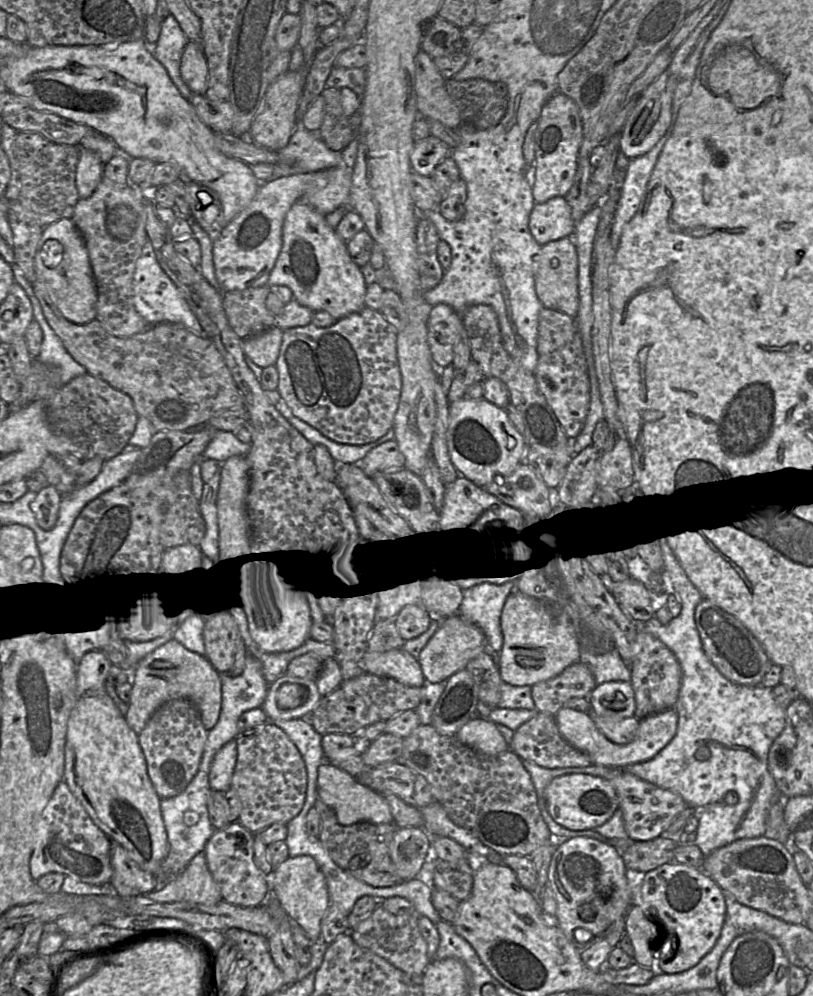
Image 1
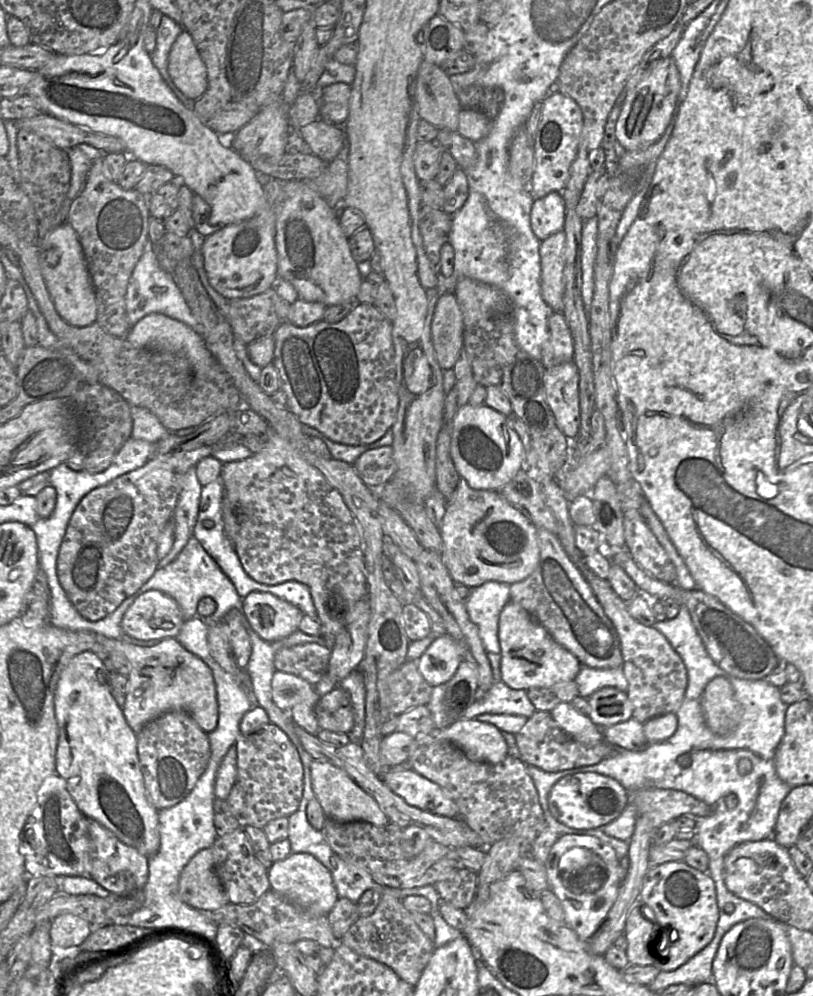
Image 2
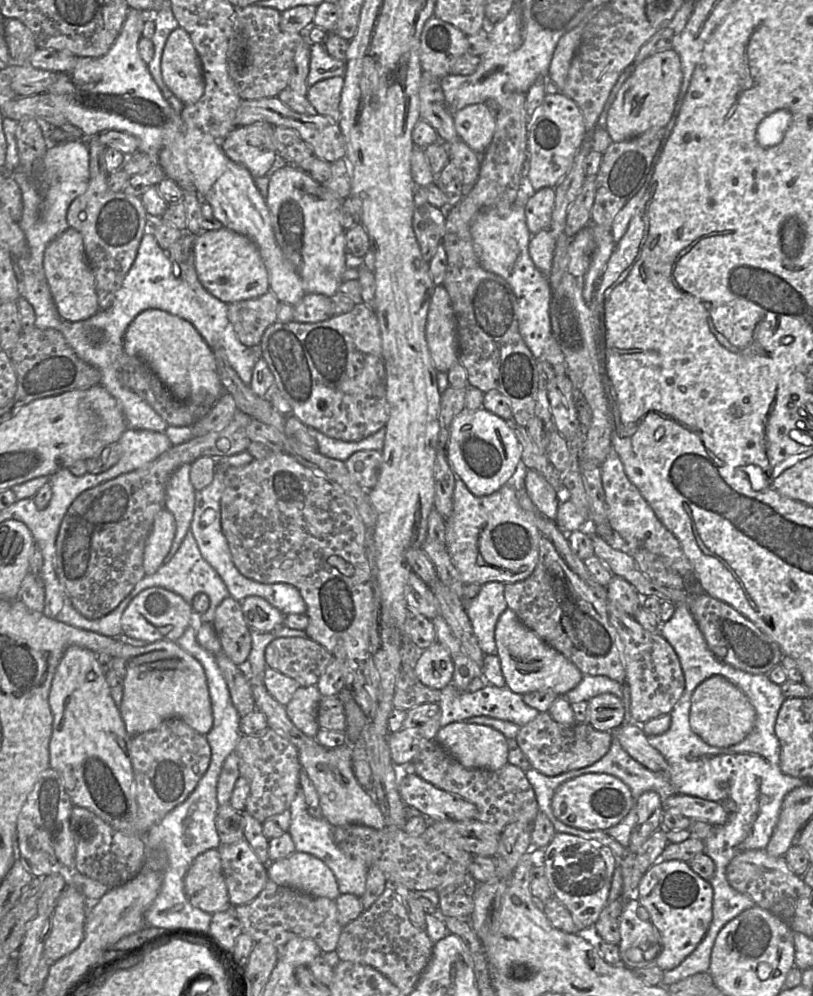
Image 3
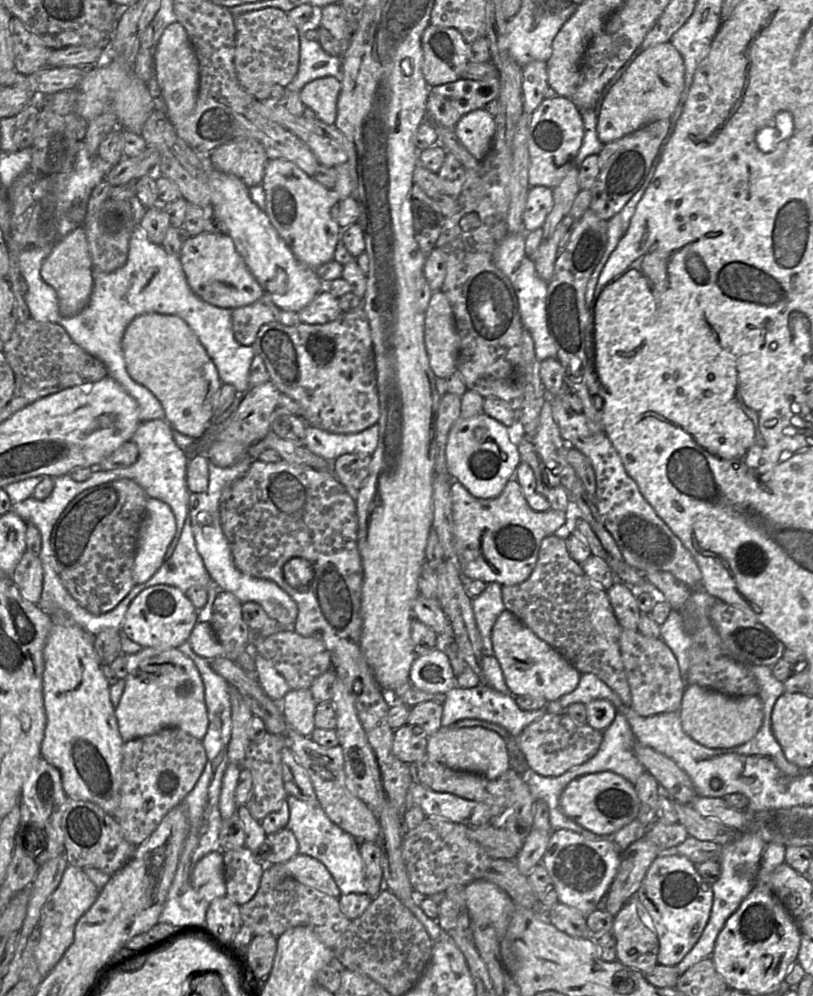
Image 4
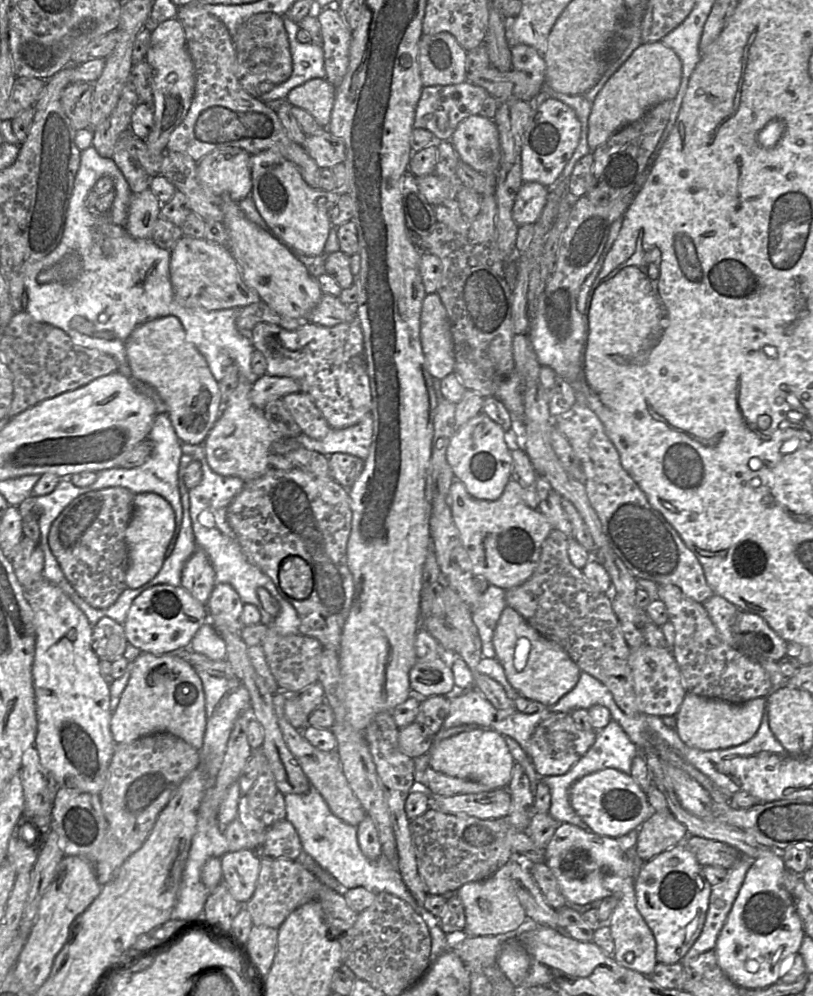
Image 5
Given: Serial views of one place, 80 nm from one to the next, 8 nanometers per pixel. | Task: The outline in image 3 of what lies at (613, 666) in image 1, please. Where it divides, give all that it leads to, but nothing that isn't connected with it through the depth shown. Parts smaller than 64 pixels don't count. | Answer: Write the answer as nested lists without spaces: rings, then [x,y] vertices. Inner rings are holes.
[[[583,674],[580,683],[563,696],[572,704],[589,701],[603,693],[611,693],[622,699],[623,684],[607,676]]]

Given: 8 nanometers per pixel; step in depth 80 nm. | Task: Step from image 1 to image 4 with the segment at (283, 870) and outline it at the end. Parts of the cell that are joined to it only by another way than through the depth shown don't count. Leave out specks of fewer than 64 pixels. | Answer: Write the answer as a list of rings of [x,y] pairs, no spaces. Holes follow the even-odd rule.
[[[298,853],[283,864],[285,873],[298,882],[339,898],[341,892],[324,864],[308,855]]]

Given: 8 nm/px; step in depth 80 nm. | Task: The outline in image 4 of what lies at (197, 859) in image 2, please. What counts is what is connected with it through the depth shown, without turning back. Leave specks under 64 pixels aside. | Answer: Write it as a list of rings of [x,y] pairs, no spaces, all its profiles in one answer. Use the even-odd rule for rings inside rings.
[[[210,852],[201,858],[191,874],[194,890],[207,902],[227,894],[224,880],[223,852]]]

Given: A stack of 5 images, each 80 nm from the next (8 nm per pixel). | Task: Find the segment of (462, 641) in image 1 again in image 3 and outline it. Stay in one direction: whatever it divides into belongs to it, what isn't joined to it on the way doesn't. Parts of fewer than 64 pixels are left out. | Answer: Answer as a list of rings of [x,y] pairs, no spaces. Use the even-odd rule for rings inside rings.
[[[436,641],[419,651],[413,664],[413,671],[425,686],[442,690],[451,683],[454,664],[449,651]]]

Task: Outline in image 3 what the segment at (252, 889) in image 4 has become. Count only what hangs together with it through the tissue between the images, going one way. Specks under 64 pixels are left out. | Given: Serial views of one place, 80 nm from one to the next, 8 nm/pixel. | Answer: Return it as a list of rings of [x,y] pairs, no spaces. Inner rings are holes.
[[[246,839],[218,848],[232,907],[253,901],[264,889],[267,865],[261,863]]]

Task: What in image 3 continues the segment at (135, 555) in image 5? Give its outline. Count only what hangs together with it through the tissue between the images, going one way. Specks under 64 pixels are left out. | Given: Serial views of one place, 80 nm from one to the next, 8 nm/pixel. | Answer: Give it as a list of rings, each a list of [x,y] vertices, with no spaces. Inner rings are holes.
[[[164,508],[157,513],[145,544],[143,567],[146,576],[154,574],[163,565],[175,533],[175,518],[167,508]]]

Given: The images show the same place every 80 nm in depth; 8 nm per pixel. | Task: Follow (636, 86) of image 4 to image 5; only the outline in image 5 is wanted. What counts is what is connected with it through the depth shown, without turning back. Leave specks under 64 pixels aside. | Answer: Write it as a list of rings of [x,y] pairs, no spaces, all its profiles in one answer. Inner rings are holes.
[[[661,41],[642,43],[609,78],[592,101],[588,121],[591,152],[621,128],[640,119],[649,109],[677,96],[682,78],[682,62],[674,50]]]

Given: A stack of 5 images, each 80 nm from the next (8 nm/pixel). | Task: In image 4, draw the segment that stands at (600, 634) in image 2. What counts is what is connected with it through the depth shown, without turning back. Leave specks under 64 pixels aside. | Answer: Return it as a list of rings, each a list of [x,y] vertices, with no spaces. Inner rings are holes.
[[[552,534],[541,541],[538,560],[532,573],[520,584],[502,586],[506,609],[515,614],[539,638],[558,650],[581,674],[593,673],[607,684],[625,706],[631,706],[631,691],[620,651],[619,624],[606,590],[594,583],[567,550],[566,539]]]

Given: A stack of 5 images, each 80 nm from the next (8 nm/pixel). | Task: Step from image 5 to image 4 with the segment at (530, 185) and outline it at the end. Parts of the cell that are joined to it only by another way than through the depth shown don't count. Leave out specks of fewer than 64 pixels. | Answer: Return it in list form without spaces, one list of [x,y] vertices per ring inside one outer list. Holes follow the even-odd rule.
[[[546,186],[530,187],[523,212],[523,226],[527,232],[542,228],[553,207],[553,189]]]

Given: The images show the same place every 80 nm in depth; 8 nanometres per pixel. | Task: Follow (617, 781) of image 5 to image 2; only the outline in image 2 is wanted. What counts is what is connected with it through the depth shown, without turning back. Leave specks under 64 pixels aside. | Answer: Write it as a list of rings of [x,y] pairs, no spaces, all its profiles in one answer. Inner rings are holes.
[[[577,773],[565,776],[553,785],[548,796],[548,808],[561,824],[588,830],[599,829],[615,820],[629,801],[629,792],[613,778],[598,773]]]

